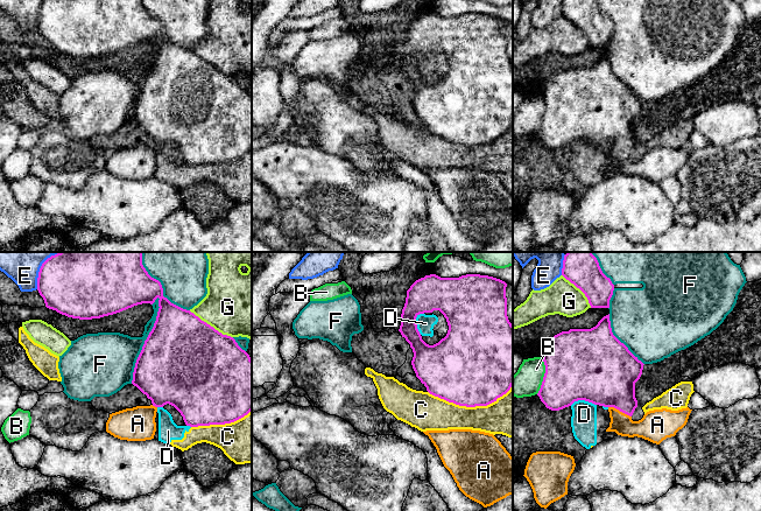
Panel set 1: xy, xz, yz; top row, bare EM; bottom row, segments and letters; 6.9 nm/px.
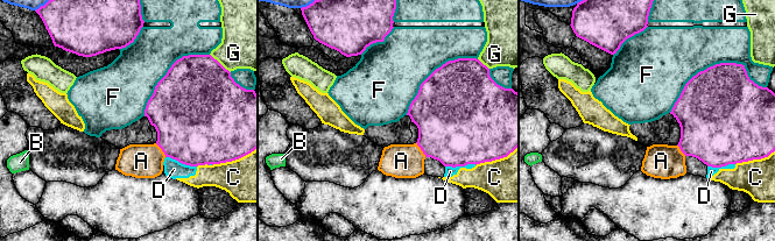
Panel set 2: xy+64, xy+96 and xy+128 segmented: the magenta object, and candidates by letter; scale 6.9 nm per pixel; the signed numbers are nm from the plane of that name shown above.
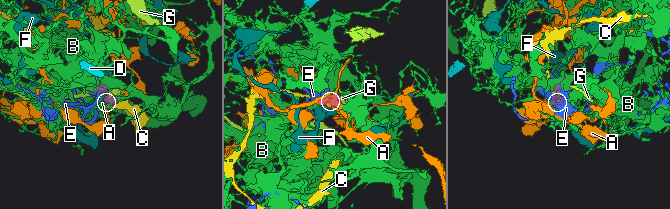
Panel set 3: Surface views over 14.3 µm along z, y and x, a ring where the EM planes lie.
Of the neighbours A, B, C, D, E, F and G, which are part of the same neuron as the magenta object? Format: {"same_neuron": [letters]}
{"same_neuron": ["A"]}

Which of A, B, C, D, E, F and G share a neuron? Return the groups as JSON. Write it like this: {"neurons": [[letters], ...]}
{"neurons": [["A"], ["B"], ["C", "D"], ["E"], ["F"], ["G"]]}

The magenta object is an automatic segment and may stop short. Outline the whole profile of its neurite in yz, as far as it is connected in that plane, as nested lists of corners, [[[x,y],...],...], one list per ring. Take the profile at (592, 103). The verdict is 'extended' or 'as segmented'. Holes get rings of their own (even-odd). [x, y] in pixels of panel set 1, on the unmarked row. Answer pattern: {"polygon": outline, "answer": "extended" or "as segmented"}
{"polygon": [[[609,52],[591,68],[570,68],[555,74],[545,83],[542,98],[545,112],[537,134],[545,146],[559,149],[578,139],[607,146],[611,161],[606,170],[628,176],[637,175],[660,183],[686,163],[692,149],[689,146],[678,149],[654,148],[639,160],[632,159],[637,146],[635,121],[640,118],[644,103],[613,74]]], "answer": "extended"}

